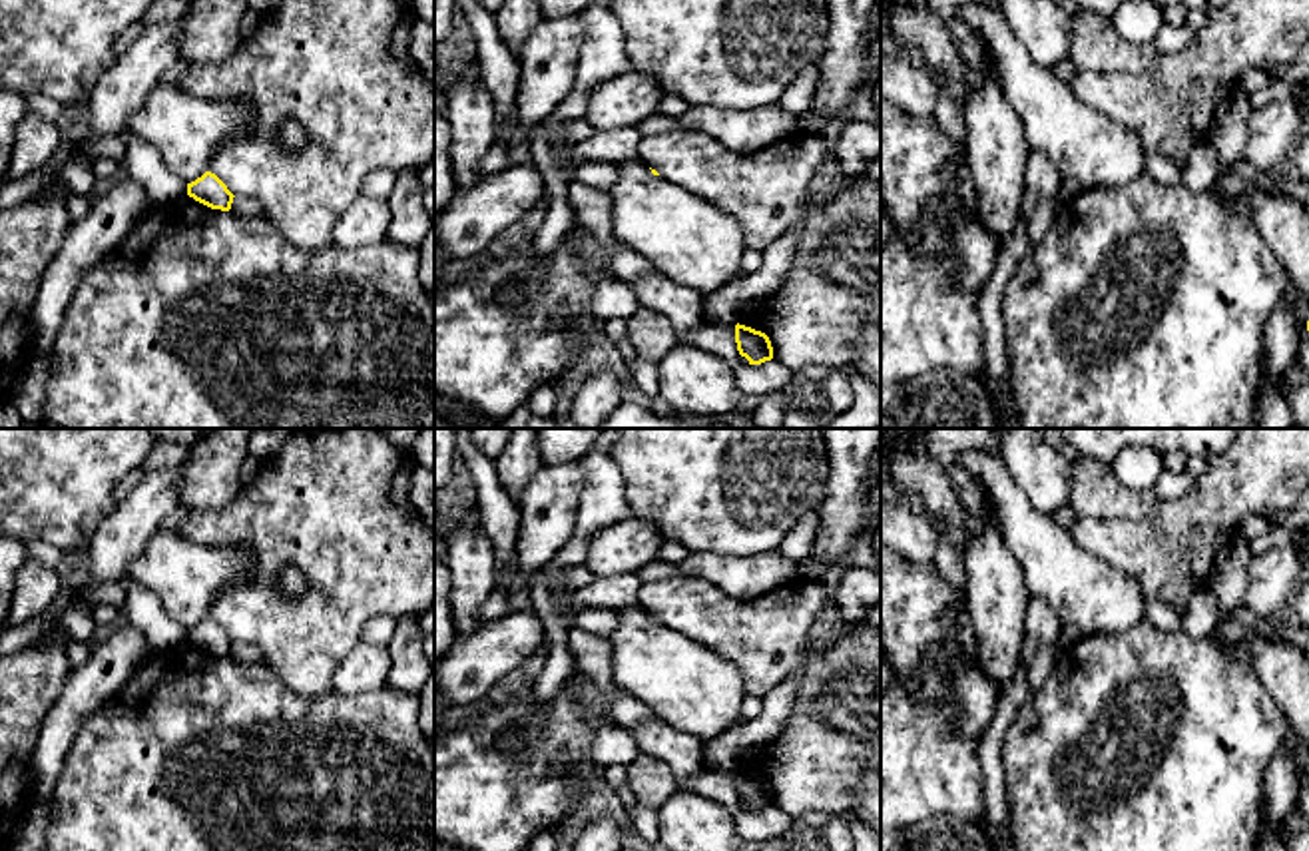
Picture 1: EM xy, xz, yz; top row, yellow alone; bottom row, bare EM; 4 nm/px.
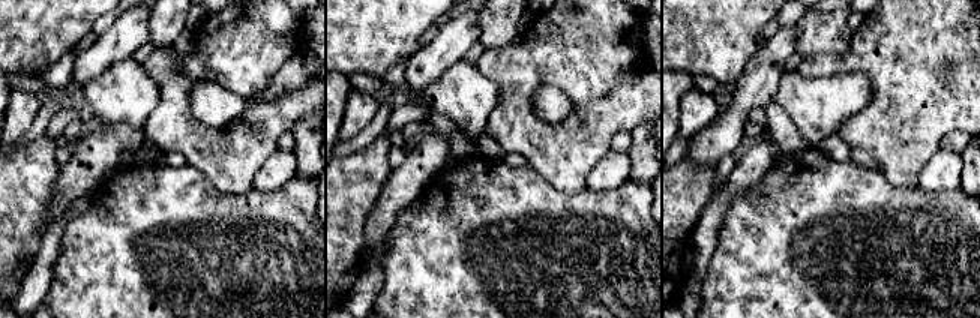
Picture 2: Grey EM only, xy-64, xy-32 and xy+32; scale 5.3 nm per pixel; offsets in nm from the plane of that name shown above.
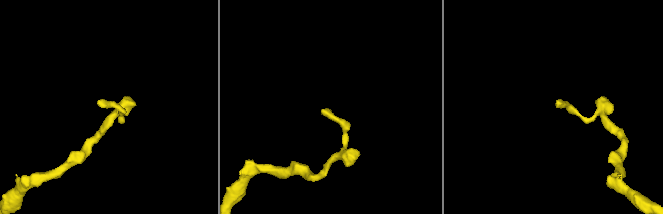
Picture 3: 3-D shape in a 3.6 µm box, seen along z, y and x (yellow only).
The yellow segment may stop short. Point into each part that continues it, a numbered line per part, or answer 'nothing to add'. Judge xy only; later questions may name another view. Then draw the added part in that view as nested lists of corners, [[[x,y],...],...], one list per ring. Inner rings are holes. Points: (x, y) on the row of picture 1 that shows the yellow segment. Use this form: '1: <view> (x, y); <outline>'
nothing to add

